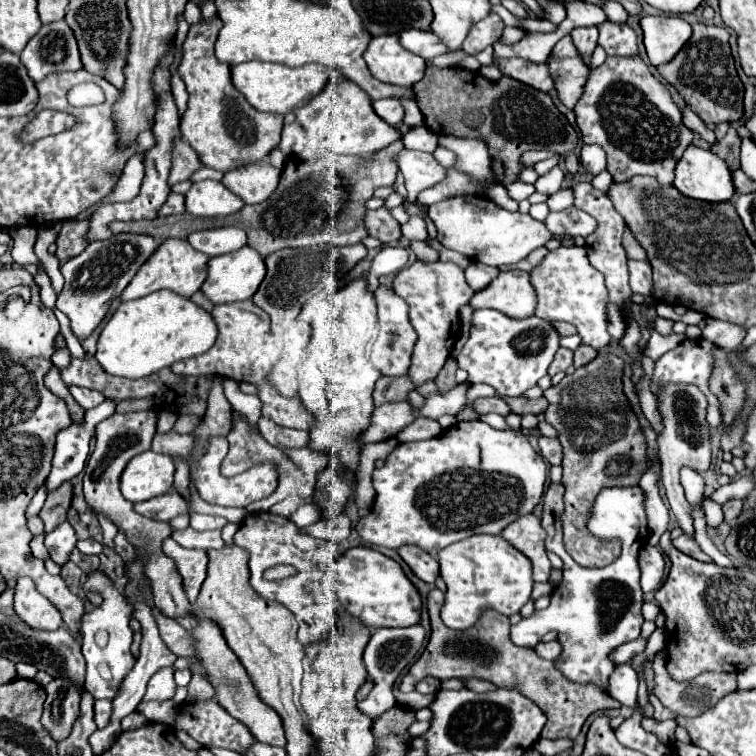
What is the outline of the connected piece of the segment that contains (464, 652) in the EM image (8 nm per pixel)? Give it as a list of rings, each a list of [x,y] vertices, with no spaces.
[[[433,589],[429,593],[429,617],[431,617],[431,639],[423,651],[423,655],[417,659],[417,663],[409,669],[409,673],[401,681],[401,691],[409,693],[415,689],[415,683],[419,683],[425,677],[435,677],[439,681],[453,679],[453,677],[477,677],[495,683],[497,687],[517,689],[525,697],[529,697],[533,703],[537,703],[543,713],[547,715],[547,725],[541,731],[541,737],[545,739],[575,739],[585,723],[585,719],[599,711],[599,709],[613,709],[621,707],[617,699],[607,695],[601,687],[595,683],[575,683],[563,677],[563,673],[555,667],[553,661],[541,659],[535,649],[529,647],[517,647],[509,639],[509,621],[505,615],[487,611],[477,621],[475,627],[455,633],[453,629],[447,629],[439,617],[439,611],[443,607],[443,593],[439,589]]]

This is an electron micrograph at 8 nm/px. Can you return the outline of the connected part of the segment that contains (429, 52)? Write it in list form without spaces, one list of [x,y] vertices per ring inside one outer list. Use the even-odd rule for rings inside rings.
[[[403,29],[399,33],[401,45],[409,49],[411,53],[423,57],[423,59],[433,59],[441,53],[447,53],[447,47],[435,37],[431,31],[421,31],[421,29]]]

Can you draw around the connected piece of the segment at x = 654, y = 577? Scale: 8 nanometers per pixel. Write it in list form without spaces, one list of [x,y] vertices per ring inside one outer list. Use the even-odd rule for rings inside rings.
[[[645,545],[639,553],[639,567],[641,567],[643,593],[659,589],[665,575],[665,557],[661,549],[653,545]]]

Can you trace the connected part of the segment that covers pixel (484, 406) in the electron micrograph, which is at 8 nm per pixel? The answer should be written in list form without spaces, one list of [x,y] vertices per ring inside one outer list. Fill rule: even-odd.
[[[483,397],[483,399],[477,399],[475,401],[475,411],[479,415],[485,415],[485,413],[499,413],[499,415],[507,415],[511,413],[511,409],[507,407],[507,403],[499,397]]]

